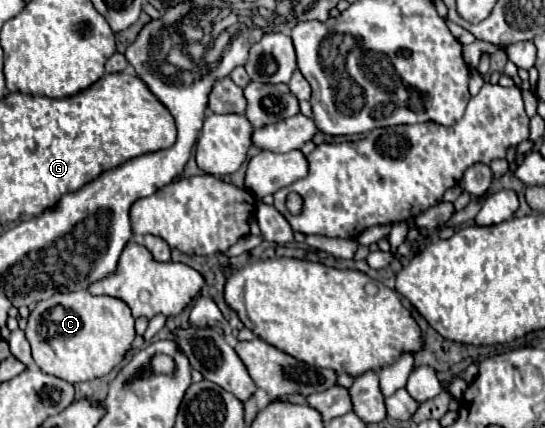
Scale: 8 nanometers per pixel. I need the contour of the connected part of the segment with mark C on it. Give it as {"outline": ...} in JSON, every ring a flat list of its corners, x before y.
{"outline":[[78,290,68,294,60,292,44,302,38,302,28,316,28,326,24,332,32,348,32,358,40,366,40,370,72,384,94,380,98,376,108,374,114,366,118,366,124,360,124,354,130,350,130,344,136,338,134,318,128,306,124,306,124,302,120,302,118,298,92,296,88,290]]}

